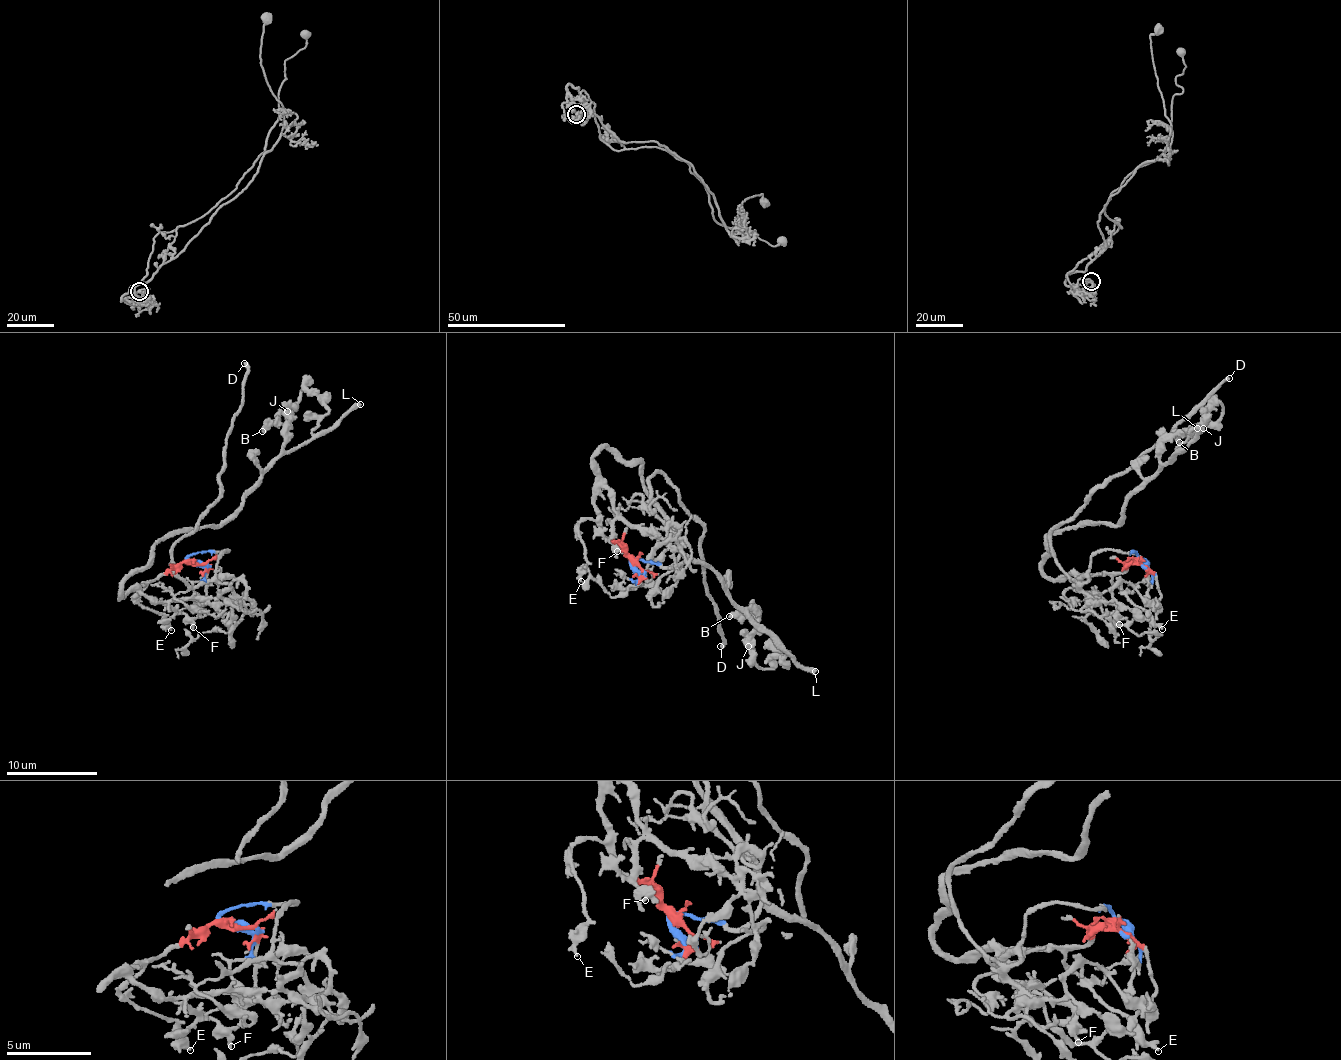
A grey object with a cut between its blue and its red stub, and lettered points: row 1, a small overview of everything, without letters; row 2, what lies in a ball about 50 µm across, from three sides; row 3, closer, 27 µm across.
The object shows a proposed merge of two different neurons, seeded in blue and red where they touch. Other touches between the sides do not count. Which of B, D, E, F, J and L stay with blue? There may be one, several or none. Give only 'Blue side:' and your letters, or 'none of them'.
Blue side: D

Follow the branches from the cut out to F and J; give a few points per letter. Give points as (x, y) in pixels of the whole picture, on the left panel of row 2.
F: (188, 560), (177, 563), (156, 580), (134, 588), (139, 586), (141, 592), (159, 602), (169, 601), (194, 628)
J: (188, 560), (118, 597), (164, 539), (217, 526), (258, 485), (280, 453), (292, 421), (287, 412)

